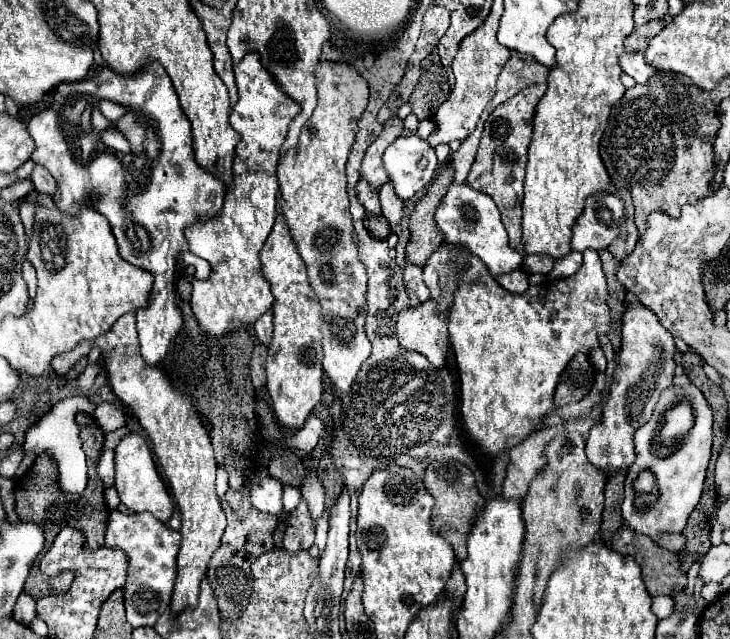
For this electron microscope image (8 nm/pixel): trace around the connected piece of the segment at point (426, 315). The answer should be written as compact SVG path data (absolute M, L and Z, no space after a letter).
M427 300L415 308L407 308L399 314L397 336L403 348L415 350L437 368L445 364L449 350L447 336L447 312L437 312L437 304Z

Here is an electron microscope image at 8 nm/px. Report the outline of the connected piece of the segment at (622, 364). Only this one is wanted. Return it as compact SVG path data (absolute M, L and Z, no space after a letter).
M629 304L623 316L623 340L619 352L619 366L613 376L613 384L607 394L607 402L603 406L601 422L591 428L591 434L585 444L587 460L603 470L607 476L615 472L627 472L635 460L633 452L633 434L641 428L649 418L651 412L661 396L663 390L673 386L673 372L675 372L675 342L673 336L659 324L657 316L639 304Z

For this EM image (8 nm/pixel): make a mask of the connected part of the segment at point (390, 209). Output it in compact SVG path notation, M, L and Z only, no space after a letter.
M385 182L379 188L379 198L381 198L383 216L387 218L391 230L399 234L399 222L401 222L401 214L403 214L403 200L395 194L393 182Z

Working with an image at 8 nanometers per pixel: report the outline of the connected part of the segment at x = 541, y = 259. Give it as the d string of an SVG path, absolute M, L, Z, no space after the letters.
M525 256L519 268L523 268L527 274L549 274L553 264L555 262L547 256Z

